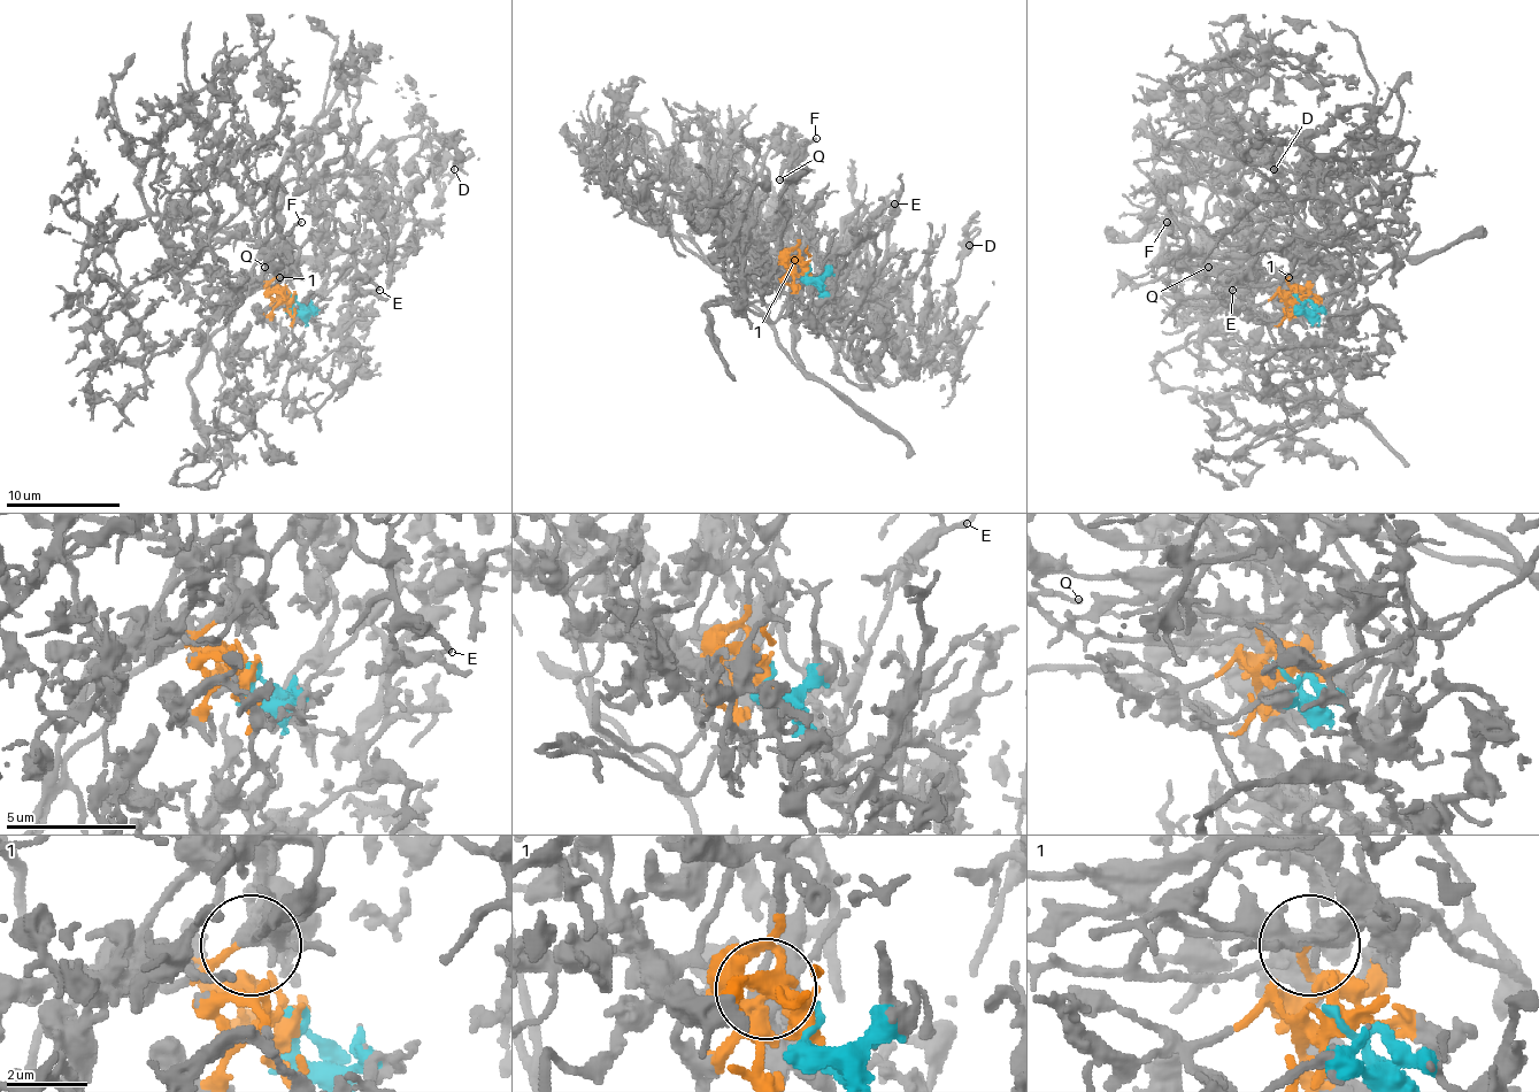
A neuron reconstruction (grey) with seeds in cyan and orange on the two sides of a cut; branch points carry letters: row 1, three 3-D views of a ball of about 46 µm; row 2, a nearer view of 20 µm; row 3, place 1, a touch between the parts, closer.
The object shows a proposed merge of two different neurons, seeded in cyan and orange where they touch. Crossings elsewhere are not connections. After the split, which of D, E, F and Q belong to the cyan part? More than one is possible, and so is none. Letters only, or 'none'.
D, E

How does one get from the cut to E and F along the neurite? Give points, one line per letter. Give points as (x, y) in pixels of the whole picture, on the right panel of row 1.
E: (1298, 299), (1323, 307), (1355, 282), (1352, 259), (1346, 253), (1323, 259), (1284, 245), (1263, 251), (1232, 291)
F: (1298, 299), (1286, 274), (1263, 253), (1203, 256), (1175, 236), (1166, 222)

